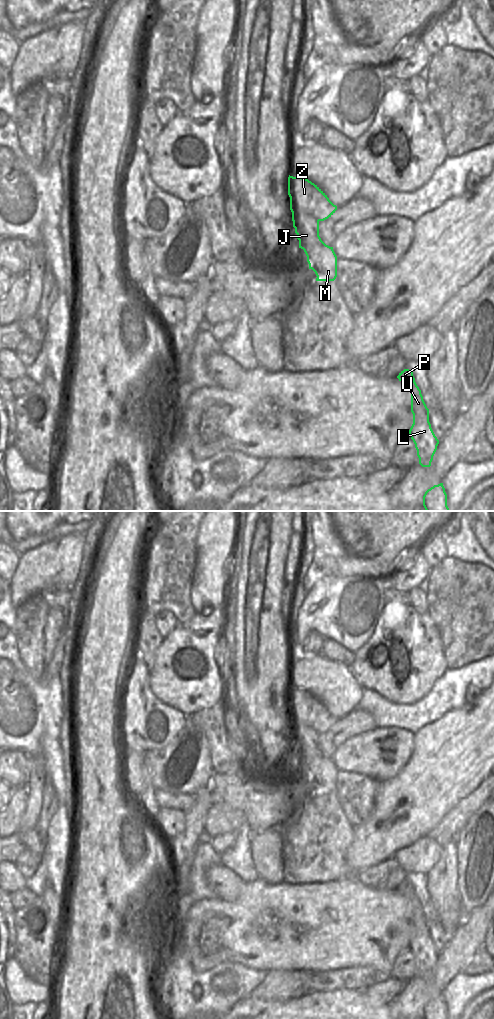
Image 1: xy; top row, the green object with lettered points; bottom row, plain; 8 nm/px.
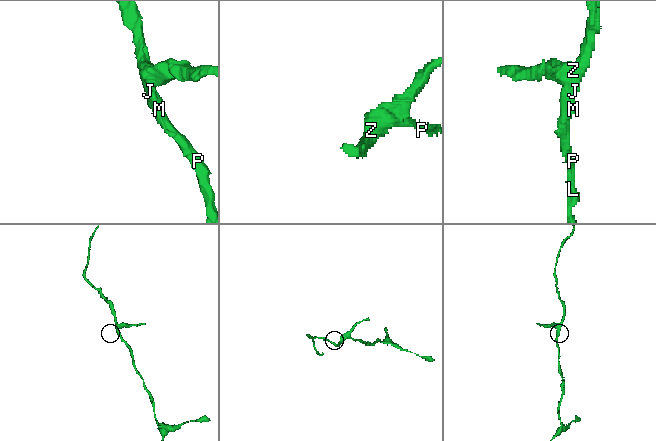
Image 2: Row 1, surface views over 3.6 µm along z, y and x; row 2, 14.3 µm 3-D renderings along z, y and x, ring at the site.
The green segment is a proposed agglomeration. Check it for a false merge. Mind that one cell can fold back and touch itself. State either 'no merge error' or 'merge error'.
merge error

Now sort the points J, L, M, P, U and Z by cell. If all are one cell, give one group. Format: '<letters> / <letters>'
J L M P U / Z

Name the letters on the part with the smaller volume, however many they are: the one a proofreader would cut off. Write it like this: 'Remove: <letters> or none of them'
Remove: Z

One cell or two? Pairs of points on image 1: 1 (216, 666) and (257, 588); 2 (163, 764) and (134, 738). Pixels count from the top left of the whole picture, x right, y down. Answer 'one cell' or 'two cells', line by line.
1: two cells
2: two cells

